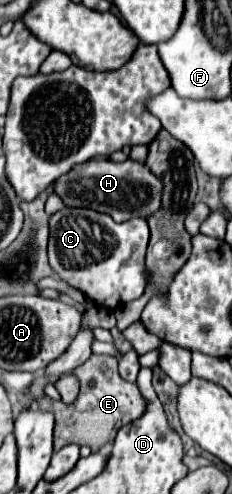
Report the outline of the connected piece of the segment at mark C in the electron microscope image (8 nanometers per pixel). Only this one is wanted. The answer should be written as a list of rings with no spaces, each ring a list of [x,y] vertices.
[[[64,207],[50,217],[50,267],[68,285],[84,291],[96,305],[116,309],[144,295],[144,255],[148,237],[150,231],[144,219],[116,223],[110,215],[92,209]]]

